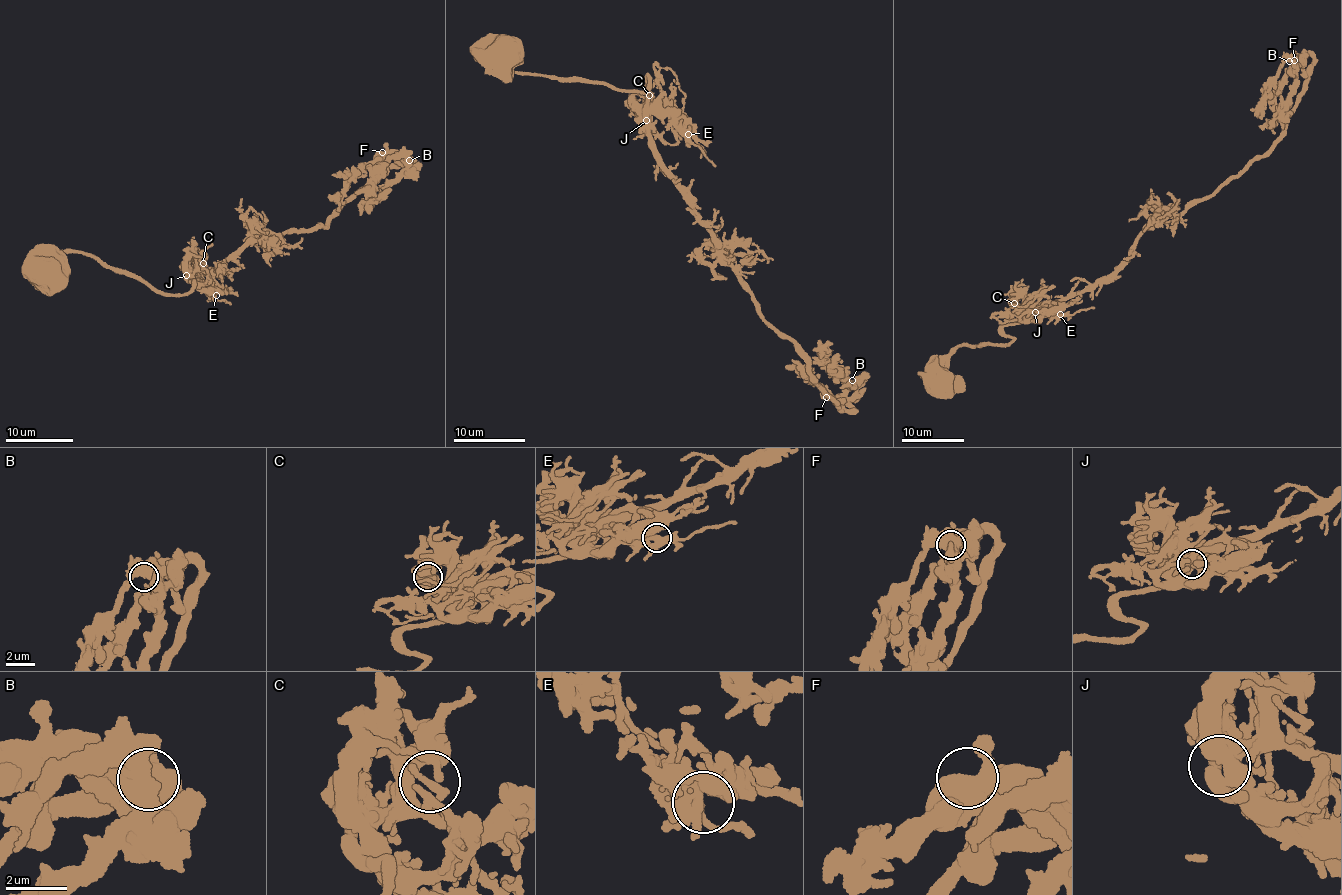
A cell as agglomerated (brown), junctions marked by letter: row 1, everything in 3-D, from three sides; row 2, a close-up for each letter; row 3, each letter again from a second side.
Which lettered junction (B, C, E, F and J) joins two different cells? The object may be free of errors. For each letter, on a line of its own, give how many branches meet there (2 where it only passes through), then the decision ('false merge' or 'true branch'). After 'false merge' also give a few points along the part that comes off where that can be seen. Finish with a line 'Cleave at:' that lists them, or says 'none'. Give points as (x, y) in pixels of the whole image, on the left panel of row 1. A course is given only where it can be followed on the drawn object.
B: 1 | true branch
C: 2 | true branch
E: 3 | true branch
F: 2 | true branch
J: 1 | true branch
Cleave at: none

